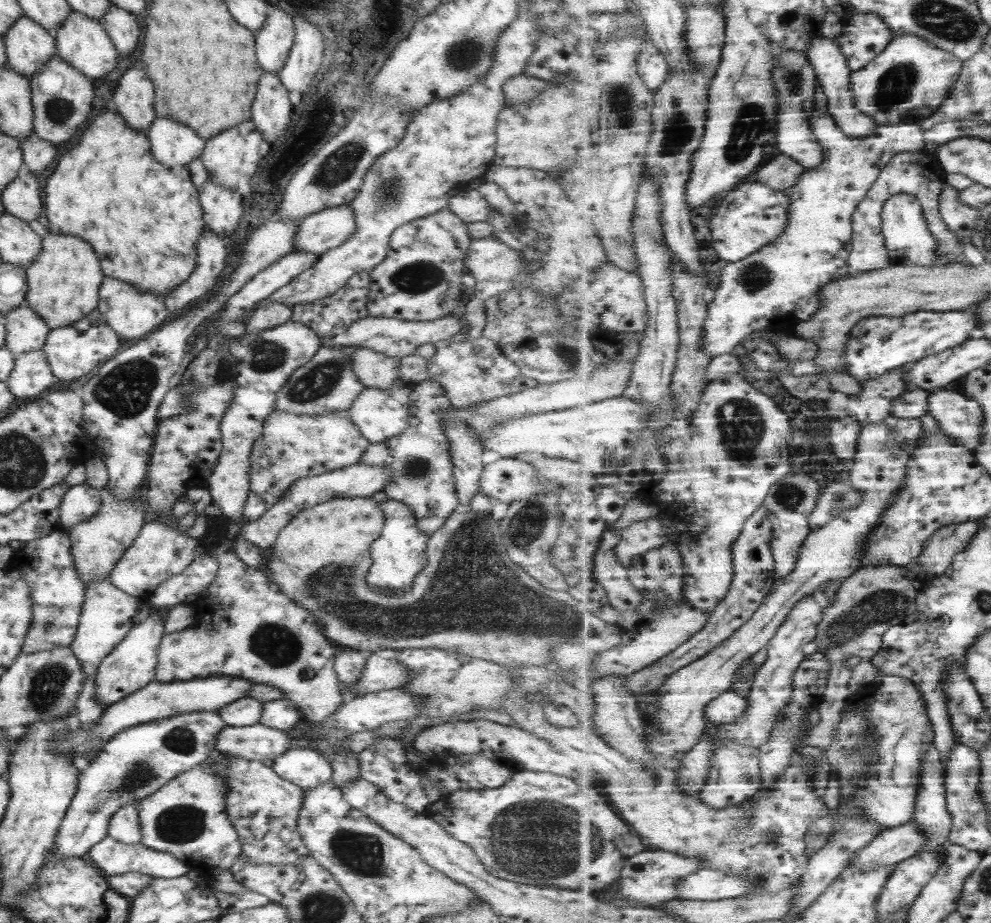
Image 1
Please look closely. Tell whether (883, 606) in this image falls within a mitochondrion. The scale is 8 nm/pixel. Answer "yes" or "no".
yes

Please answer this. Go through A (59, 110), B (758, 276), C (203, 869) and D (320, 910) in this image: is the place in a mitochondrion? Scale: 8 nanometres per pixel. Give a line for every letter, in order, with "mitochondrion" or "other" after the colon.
A: mitochondrion
B: mitochondrion
C: other
D: mitochondrion

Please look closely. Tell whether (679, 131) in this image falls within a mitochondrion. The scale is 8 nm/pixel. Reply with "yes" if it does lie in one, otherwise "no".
yes

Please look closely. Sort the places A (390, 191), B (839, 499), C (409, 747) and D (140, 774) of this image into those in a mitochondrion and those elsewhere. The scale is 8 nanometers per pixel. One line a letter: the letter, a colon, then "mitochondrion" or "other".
A: mitochondrion
B: mitochondrion
C: other
D: mitochondrion

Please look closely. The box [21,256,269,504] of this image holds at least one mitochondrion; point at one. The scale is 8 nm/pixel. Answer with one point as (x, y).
(125, 391)

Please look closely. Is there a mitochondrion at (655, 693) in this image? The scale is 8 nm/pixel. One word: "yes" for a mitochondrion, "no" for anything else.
no

